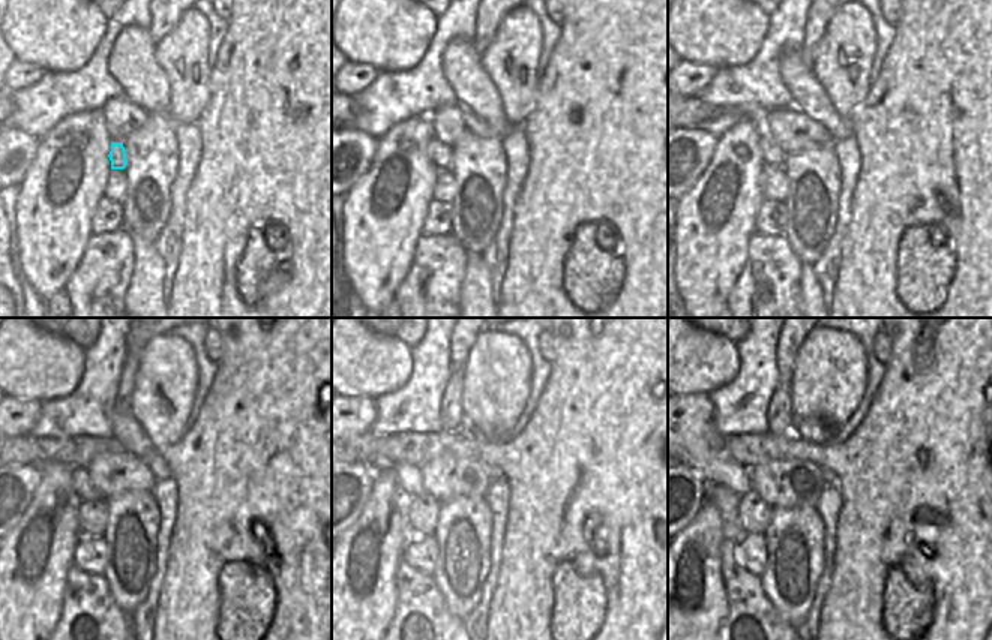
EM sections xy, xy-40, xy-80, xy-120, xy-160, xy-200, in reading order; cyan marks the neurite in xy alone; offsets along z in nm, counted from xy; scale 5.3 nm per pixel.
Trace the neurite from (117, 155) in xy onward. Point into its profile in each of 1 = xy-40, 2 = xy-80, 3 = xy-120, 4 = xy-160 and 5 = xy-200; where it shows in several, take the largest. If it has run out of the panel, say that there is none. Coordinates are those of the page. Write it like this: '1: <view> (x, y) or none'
1: xy-40 (440, 155)
2: xy-80 (773, 156)
3: xy-120 (84, 490)
4: xy-160 (408, 478)
5: xy-200 (698, 445)

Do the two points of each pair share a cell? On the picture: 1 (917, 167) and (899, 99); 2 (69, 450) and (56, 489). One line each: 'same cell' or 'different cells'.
1: same cell
2: different cells

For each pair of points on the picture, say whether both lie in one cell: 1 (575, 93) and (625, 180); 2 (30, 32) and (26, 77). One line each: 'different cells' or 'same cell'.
1: same cell
2: different cells

